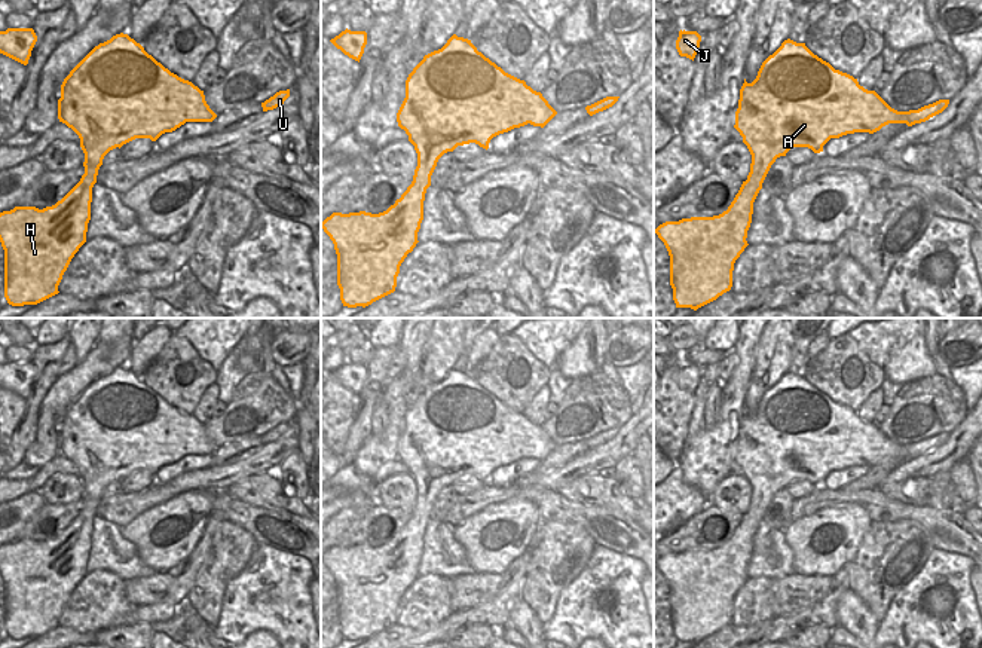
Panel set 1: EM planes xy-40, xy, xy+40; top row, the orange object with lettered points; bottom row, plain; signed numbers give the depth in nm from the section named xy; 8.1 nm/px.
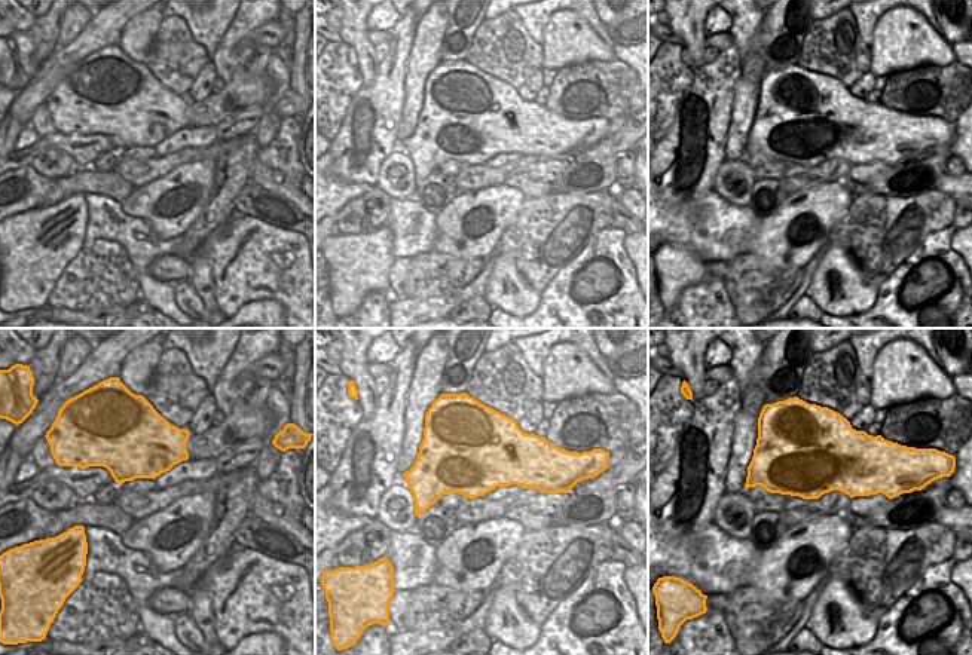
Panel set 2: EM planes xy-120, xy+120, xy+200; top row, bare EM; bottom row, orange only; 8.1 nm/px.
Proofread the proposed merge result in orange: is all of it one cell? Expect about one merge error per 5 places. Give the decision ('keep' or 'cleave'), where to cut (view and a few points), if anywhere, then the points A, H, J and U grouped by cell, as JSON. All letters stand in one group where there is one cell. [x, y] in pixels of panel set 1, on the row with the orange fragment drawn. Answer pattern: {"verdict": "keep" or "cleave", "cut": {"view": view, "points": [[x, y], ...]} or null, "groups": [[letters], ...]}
{"verdict": "keep", "cut": null, "groups": [["A", "H", "J", "U"]]}

